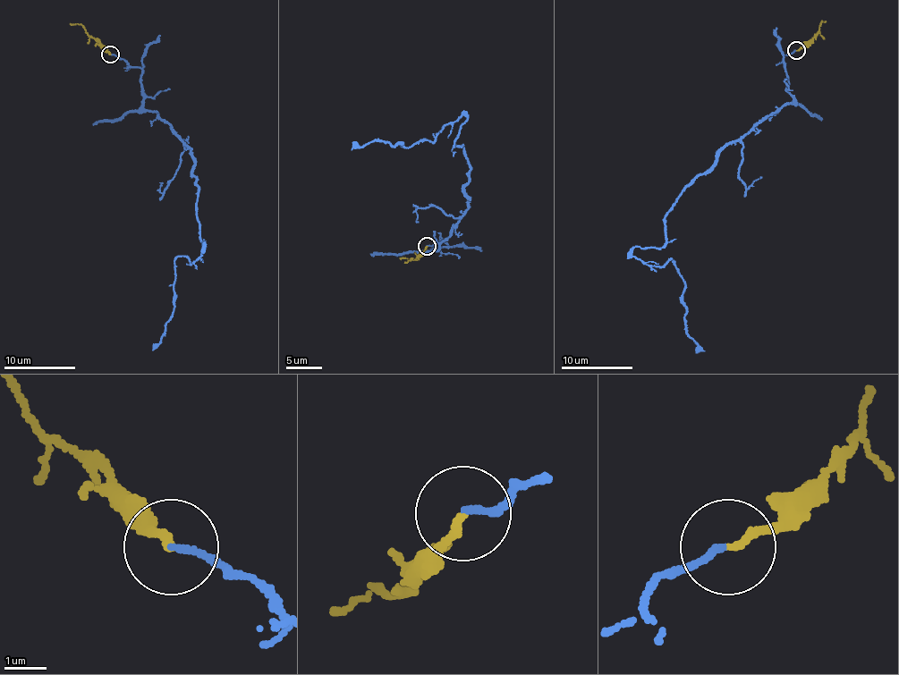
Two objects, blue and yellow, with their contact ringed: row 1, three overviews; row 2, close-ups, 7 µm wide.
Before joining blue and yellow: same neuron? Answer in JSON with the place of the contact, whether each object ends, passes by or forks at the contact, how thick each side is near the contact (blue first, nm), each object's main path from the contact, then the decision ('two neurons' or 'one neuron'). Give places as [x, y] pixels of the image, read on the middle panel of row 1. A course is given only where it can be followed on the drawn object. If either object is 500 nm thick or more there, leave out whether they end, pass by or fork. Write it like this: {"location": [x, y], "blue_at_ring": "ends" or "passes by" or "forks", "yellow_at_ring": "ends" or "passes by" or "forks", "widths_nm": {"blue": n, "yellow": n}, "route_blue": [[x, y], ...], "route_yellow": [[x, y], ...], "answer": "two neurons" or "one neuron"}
{"location": [427, 246], "blue_at_ring": "ends", "yellow_at_ring": "ends", "widths_nm": {"blue": 140, "yellow": 180}, "route_blue": [[426, 246], [448, 246], [428, 252], [470, 199], [453, 145], [466, 117], [407, 147], [352, 141]], "route_yellow": [[426, 246], [415, 258], [400, 257]], "answer": "one neuron"}

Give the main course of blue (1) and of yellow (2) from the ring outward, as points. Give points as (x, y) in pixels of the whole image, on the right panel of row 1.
1: (796, 51), (781, 61), (793, 101), (718, 150), (665, 217), (665, 245), (632, 249), (675, 264), (696, 353)
2: (796, 51), (815, 38), (822, 21), (824, 22)

